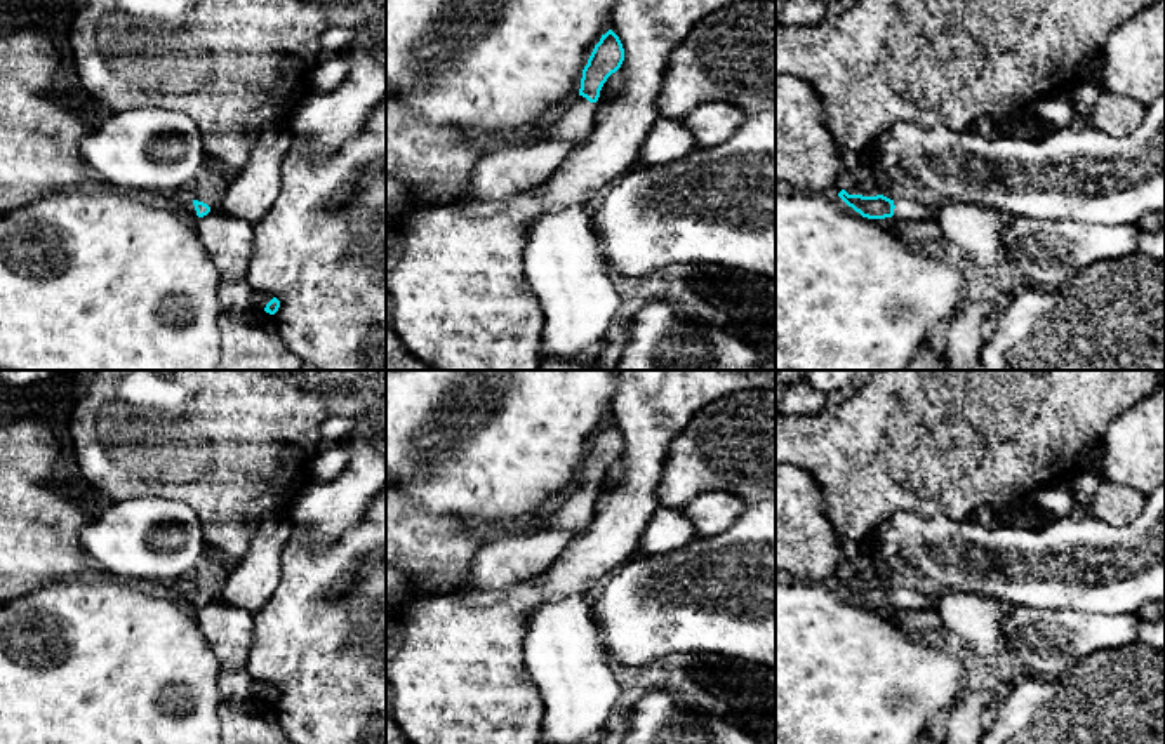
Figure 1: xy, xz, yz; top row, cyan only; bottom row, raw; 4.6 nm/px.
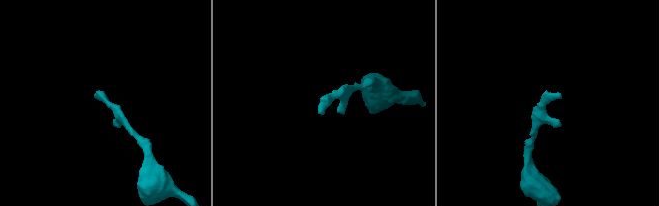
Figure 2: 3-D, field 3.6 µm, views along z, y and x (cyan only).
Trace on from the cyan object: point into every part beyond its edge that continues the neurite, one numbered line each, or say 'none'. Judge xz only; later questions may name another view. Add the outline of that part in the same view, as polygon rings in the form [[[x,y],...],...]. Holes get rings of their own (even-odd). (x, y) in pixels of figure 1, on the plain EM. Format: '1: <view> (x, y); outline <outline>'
1: xz (574, 511); outline [[[577,485],[570,488],[551,509],[536,518],[530,530],[574,530],[582,532],[596,509],[596,492]]]

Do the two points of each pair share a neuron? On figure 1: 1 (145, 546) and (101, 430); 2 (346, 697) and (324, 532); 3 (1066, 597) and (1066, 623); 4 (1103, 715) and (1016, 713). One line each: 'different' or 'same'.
1: different
2: different
3: different
4: same

